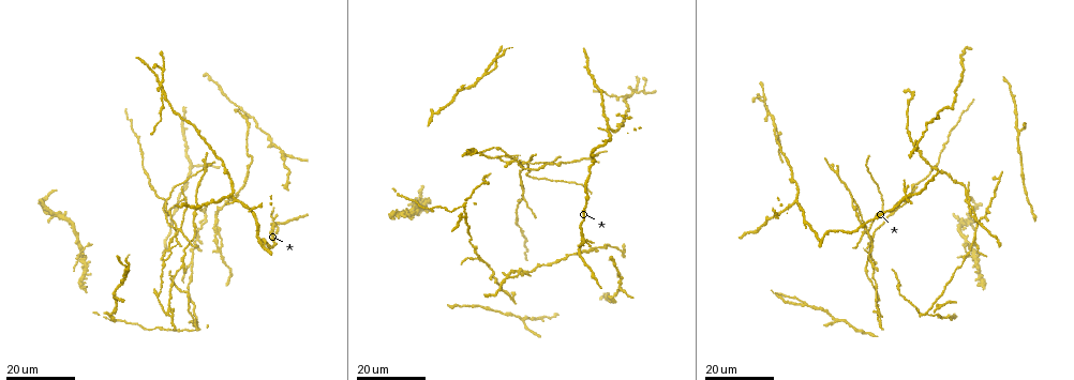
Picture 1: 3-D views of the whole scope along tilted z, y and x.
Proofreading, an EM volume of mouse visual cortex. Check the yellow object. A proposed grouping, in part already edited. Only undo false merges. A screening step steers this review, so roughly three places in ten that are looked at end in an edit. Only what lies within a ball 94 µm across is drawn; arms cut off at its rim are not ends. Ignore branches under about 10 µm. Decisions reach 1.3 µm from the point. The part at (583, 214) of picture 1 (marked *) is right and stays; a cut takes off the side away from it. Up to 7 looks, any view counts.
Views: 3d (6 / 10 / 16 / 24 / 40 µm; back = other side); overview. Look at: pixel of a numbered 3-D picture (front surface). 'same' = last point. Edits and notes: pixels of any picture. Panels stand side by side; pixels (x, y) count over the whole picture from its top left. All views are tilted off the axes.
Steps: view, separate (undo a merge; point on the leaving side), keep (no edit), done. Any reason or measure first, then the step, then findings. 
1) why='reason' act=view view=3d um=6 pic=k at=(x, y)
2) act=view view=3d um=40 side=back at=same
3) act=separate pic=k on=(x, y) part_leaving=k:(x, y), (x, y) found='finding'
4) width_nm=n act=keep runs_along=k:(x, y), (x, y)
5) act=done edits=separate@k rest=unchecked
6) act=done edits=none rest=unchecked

why='four arms meet' act=view view=3d um=24 pic=1 at=(635, 93)

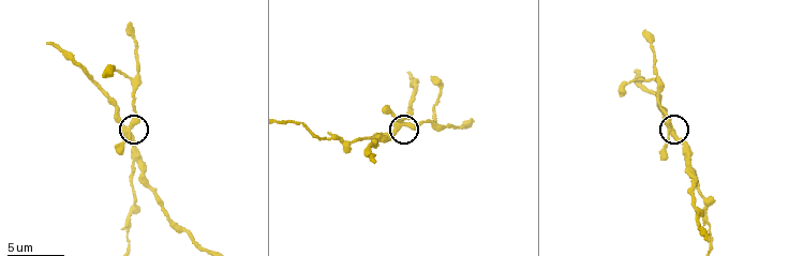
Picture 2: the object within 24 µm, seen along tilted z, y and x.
act=view view=3d um=10 pic=2 at=(670, 130)

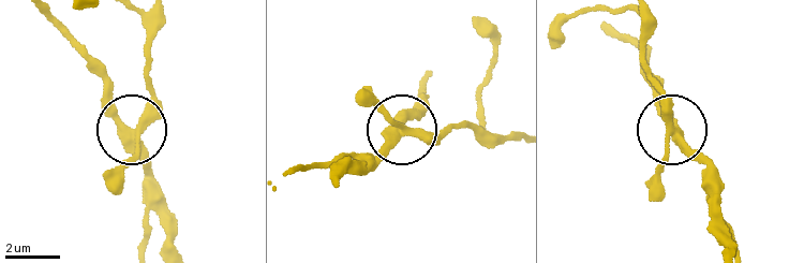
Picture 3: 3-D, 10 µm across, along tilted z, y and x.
arms=4 act=keep found='all the same neuron'

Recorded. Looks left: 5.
act=view view=3d um=16 pic=2 at=(130, 174)

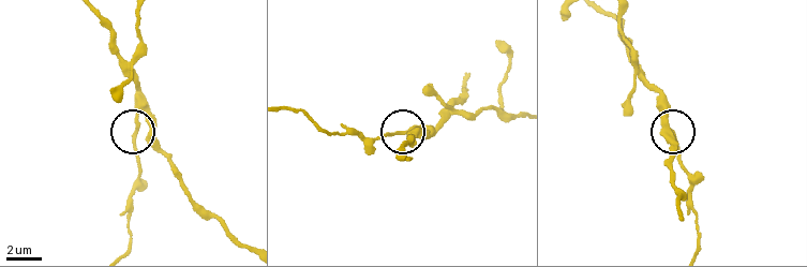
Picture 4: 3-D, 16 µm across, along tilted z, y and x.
act=view view=3d um=16 side=back pic=4 at=(136, 132)

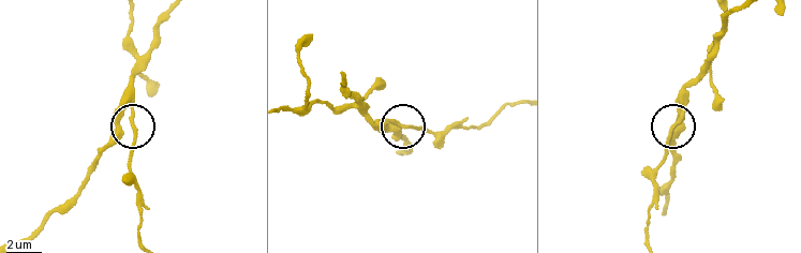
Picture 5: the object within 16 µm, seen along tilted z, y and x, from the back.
act=keep found='all the same neuron'

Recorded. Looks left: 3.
why='four-way junction' act=view view=3d um=24 pic=1 at=(873, 237)

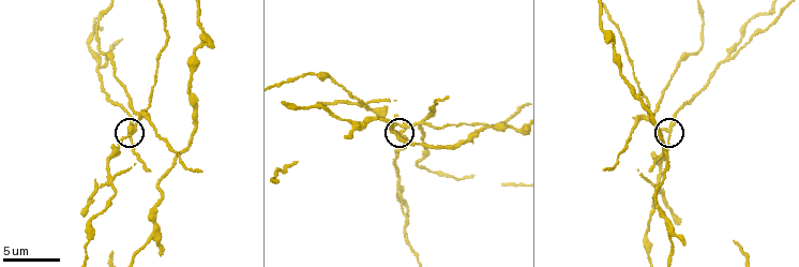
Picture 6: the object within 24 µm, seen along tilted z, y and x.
why='closer look' act=view view=3d um=6 pic=6 at=(403, 135)

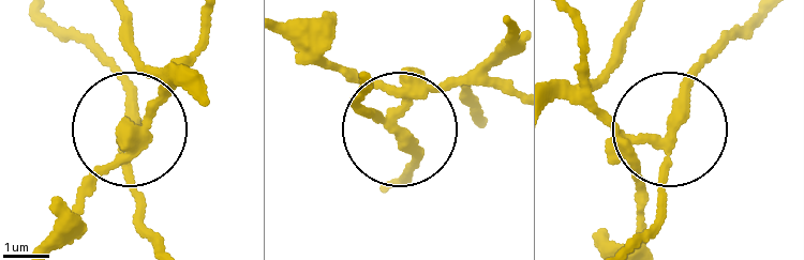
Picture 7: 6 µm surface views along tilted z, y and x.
act=view view=3d um=6 side=back pic=7 at=(667, 137)

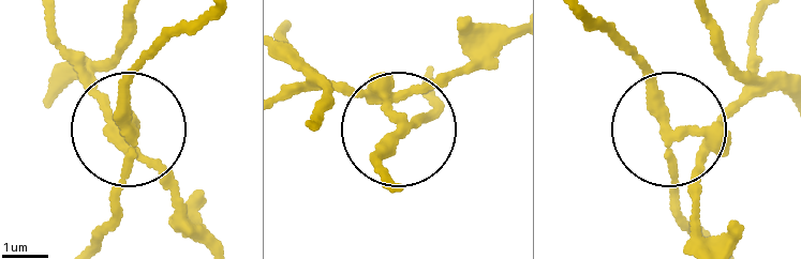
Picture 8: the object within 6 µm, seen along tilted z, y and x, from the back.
width_nm=230 act=keep runs_along=8:(513, 40), (423, 85), (399, 119), (297, 56) found='continuous, no second neuron'

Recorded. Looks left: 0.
act=done edits=none rest=unchecked

